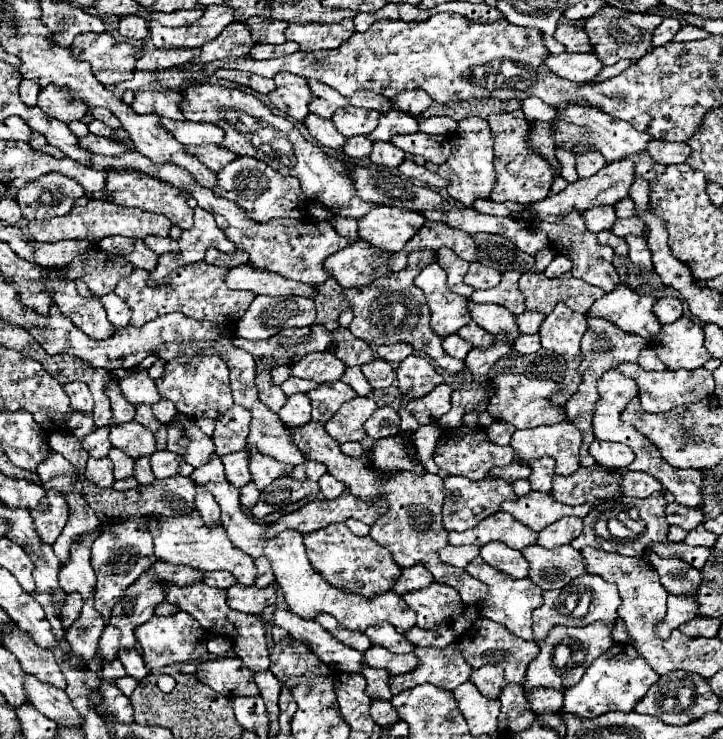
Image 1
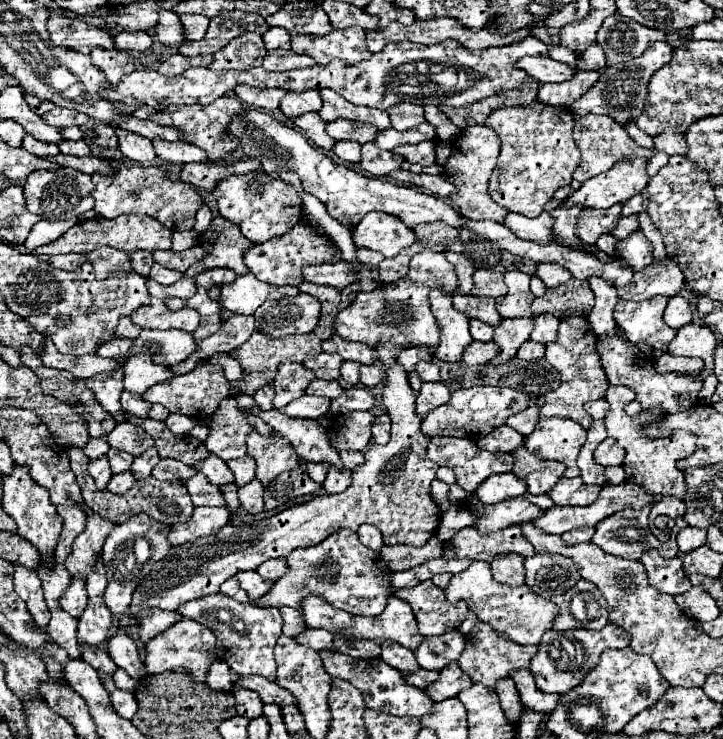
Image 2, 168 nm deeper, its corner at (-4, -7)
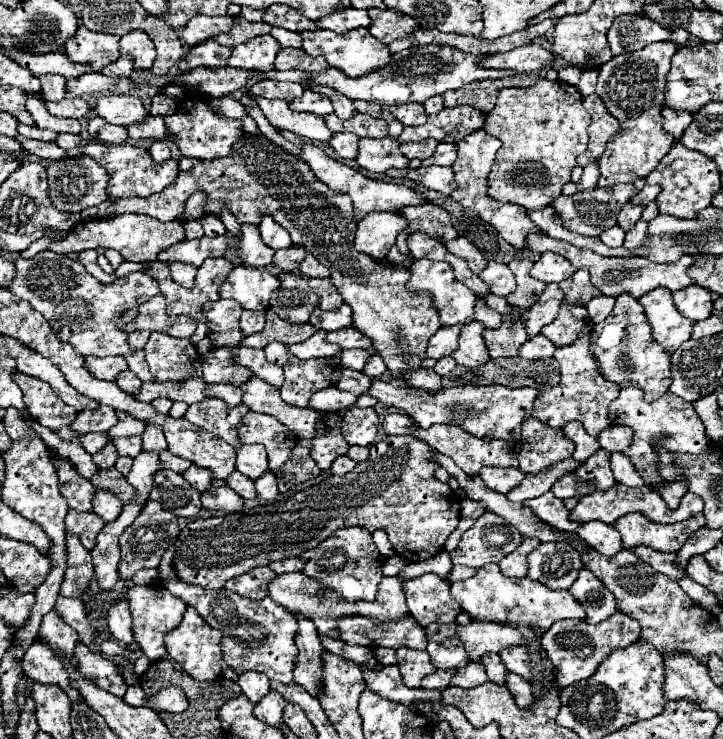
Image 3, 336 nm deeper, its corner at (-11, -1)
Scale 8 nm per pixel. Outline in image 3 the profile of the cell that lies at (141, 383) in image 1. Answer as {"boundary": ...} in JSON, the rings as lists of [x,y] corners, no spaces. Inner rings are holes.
{"boundary":[[[152,332],[144,346],[144,352],[154,382],[202,376],[202,358],[198,356],[194,344],[186,338],[174,338],[164,332]]]}

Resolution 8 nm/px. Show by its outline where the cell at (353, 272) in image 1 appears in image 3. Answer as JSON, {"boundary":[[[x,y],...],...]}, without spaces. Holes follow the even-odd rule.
{"boundary":[[[308,254],[308,256],[302,260],[300,272],[302,272],[304,276],[308,276],[308,278],[330,278],[330,270],[328,270],[324,264],[320,264],[312,254]]]}

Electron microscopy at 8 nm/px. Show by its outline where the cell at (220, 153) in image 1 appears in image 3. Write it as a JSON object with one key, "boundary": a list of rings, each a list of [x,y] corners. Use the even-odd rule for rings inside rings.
{"boundary":[[[148,116],[148,120],[144,120],[144,124],[134,124],[132,128],[128,128],[130,138],[134,140],[142,140],[142,138],[152,138],[152,140],[166,140],[172,142],[172,134],[168,132],[162,116]]]}

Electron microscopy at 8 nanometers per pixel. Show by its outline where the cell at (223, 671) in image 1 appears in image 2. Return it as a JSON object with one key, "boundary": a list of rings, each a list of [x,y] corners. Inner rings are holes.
{"boundary":[[[249,676],[249,678],[239,678],[239,682],[243,688],[251,688],[255,690],[263,704],[277,704],[277,706],[287,706],[287,704],[295,704],[295,698],[293,694],[289,694],[289,690],[277,686],[275,682],[267,682],[265,678],[261,676]]]}

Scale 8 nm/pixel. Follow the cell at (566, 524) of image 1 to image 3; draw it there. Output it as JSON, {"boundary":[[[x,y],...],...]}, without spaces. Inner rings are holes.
{"boundary":[[[584,522],[584,524],[580,524],[576,534],[584,542],[594,546],[598,552],[602,552],[602,554],[612,556],[618,550],[622,550],[620,534],[618,534],[618,530],[614,530],[612,524],[606,524],[606,522]]]}

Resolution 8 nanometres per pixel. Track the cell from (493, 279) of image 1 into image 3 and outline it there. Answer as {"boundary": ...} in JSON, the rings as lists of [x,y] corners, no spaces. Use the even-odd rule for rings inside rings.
{"boundary":[[[488,262],[488,266],[478,274],[496,296],[508,296],[516,290],[516,280],[512,270],[500,262]]]}

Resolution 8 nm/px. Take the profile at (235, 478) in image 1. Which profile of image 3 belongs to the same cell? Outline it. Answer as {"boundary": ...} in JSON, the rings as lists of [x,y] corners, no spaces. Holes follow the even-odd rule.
{"boundary":[[[262,444],[242,446],[240,450],[236,450],[236,454],[236,470],[240,470],[244,476],[256,480],[260,474],[268,470],[268,458]]]}

